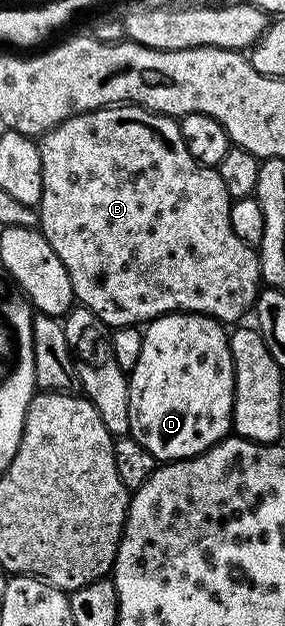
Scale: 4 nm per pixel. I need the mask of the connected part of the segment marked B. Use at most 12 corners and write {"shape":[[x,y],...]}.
{"shape":[[179,122],[39,136],[39,231],[110,329],[236,325],[260,256]]}

